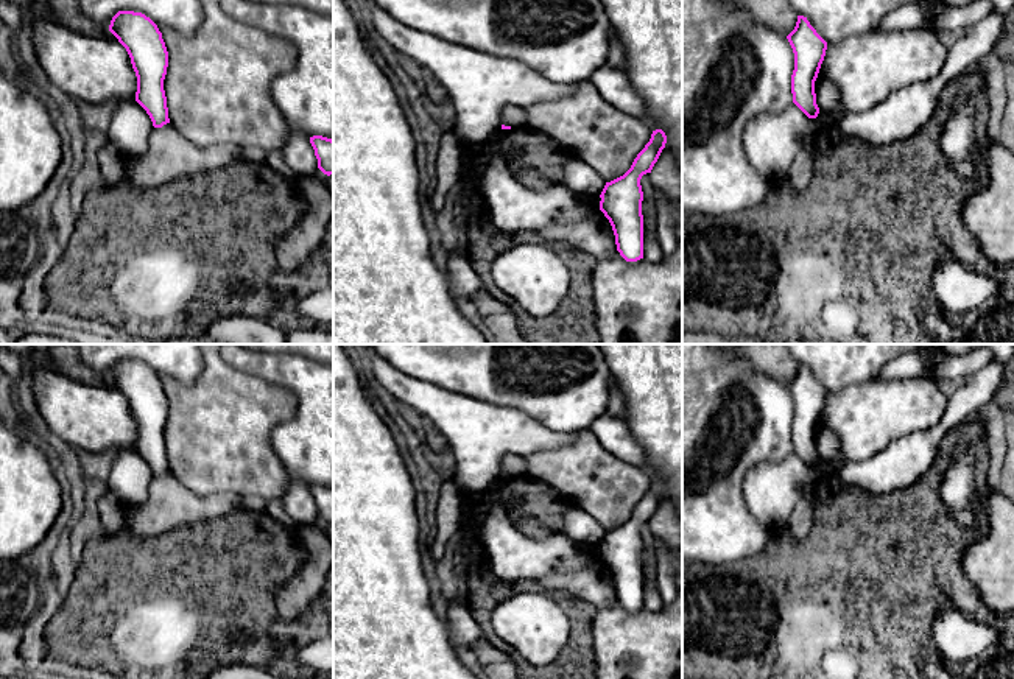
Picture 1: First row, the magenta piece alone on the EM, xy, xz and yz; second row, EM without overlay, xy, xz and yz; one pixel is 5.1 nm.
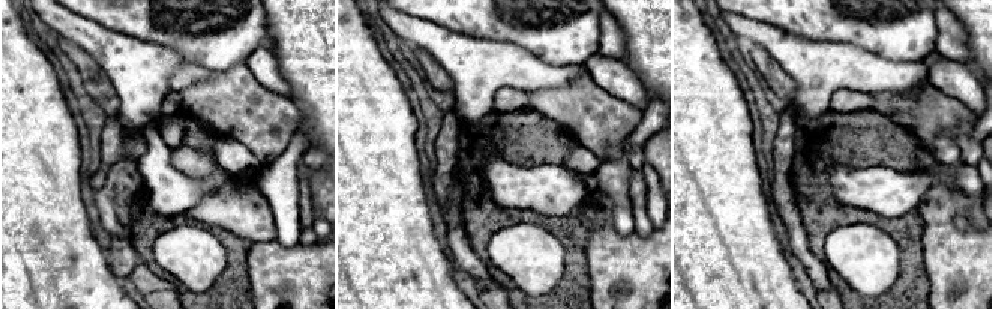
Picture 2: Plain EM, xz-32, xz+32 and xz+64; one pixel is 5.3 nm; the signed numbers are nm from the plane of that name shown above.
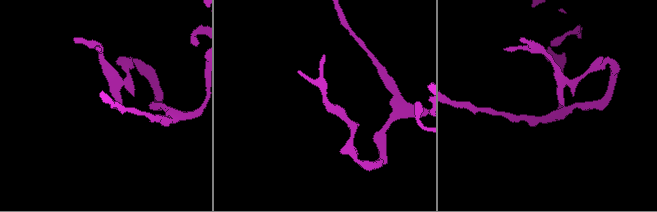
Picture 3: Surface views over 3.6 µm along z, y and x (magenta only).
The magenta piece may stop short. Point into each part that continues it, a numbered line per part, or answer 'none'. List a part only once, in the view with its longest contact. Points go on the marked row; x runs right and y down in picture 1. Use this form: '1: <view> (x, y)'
none

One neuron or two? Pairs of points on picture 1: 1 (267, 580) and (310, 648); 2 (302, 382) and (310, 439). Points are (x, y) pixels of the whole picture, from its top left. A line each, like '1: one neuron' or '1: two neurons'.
1: two neurons
2: one neuron

